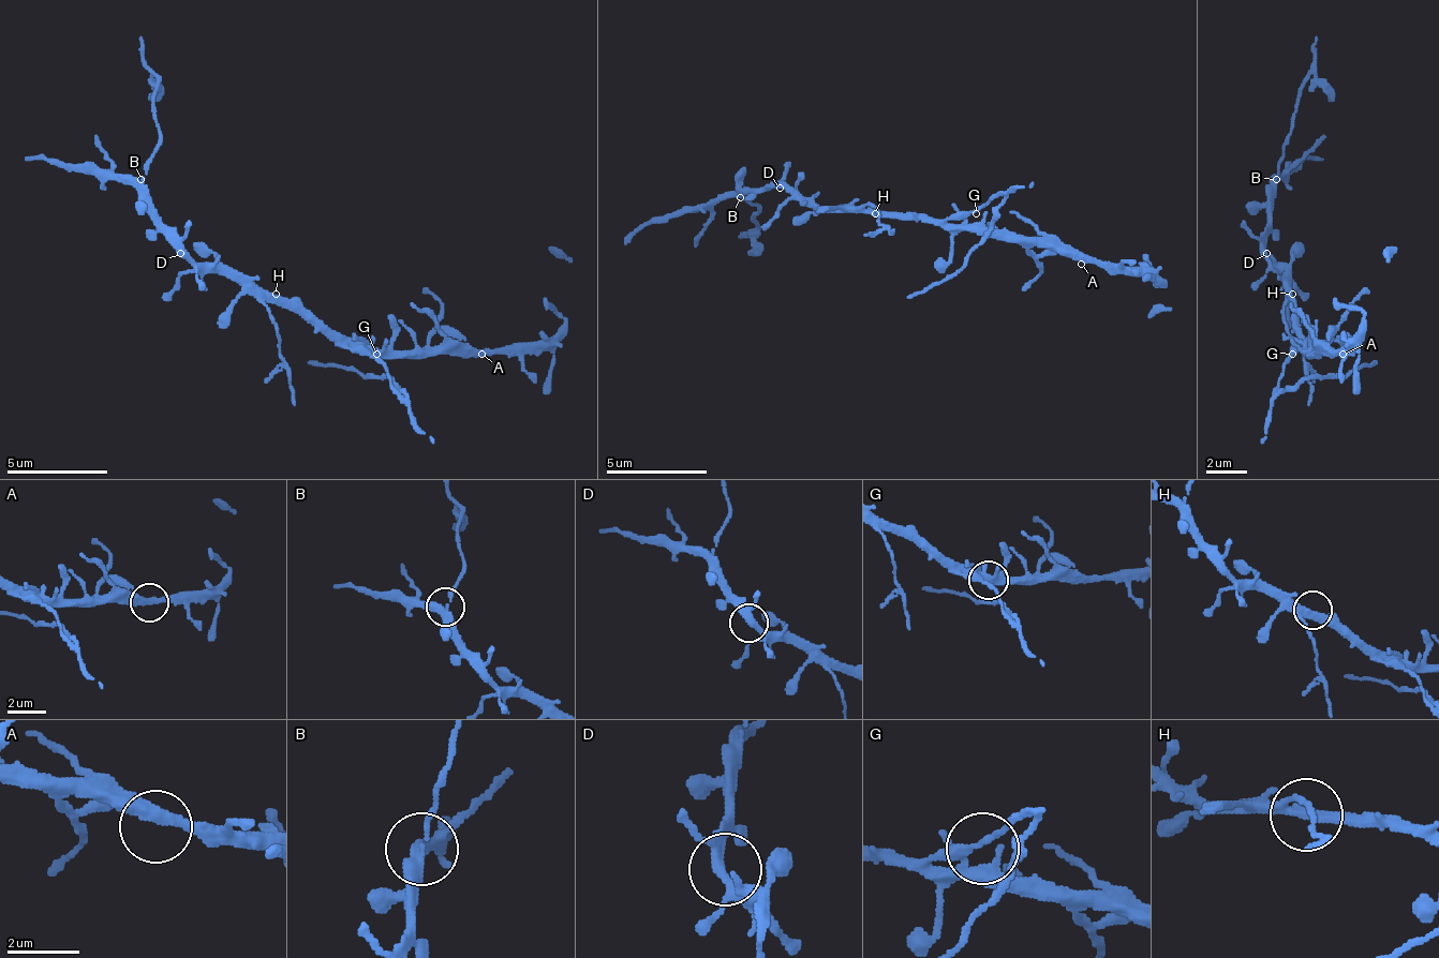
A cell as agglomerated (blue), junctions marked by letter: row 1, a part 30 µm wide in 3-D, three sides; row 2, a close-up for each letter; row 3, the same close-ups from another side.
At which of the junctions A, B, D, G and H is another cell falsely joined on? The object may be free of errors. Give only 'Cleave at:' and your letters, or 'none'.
Cleave at: B

